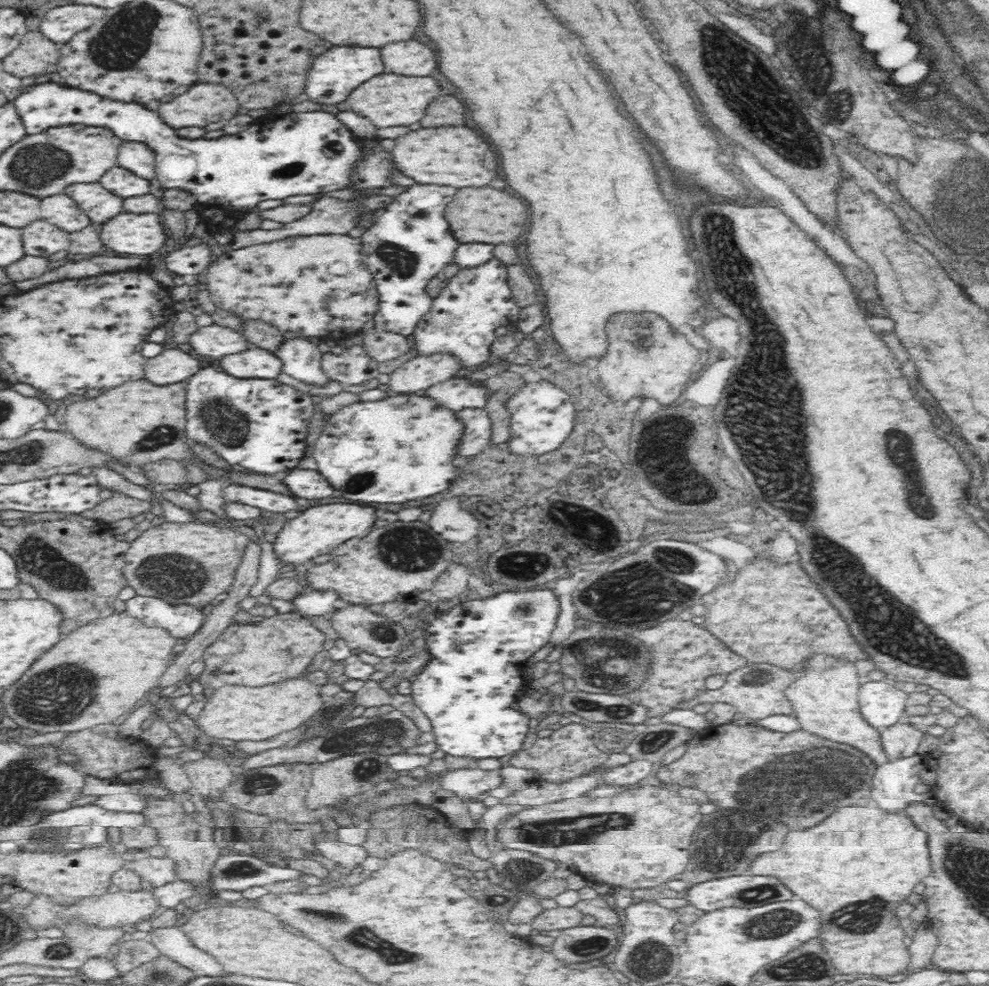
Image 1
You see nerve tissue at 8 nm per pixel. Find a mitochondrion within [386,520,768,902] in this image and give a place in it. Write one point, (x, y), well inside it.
(637, 592)

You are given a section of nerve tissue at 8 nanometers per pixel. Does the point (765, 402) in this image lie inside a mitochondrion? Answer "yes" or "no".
yes

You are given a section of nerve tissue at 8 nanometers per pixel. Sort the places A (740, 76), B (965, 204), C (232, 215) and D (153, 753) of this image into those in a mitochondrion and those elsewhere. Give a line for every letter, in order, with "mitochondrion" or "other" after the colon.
A: mitochondrion
B: mitochondrion
C: other
D: other

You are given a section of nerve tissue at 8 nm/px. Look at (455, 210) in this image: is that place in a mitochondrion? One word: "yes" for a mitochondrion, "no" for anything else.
no

